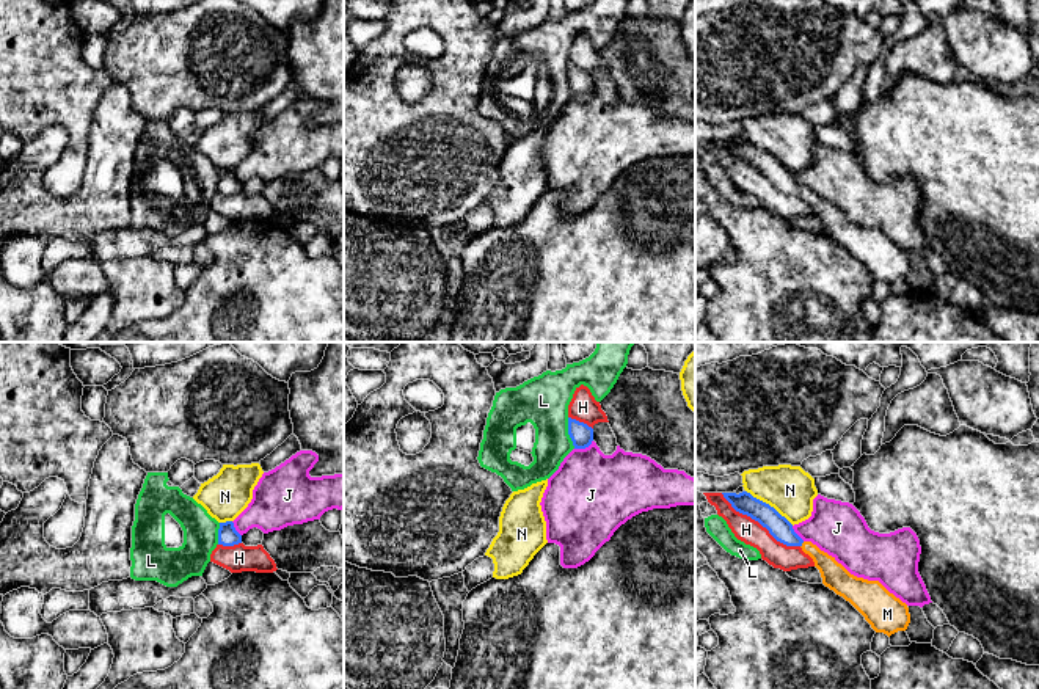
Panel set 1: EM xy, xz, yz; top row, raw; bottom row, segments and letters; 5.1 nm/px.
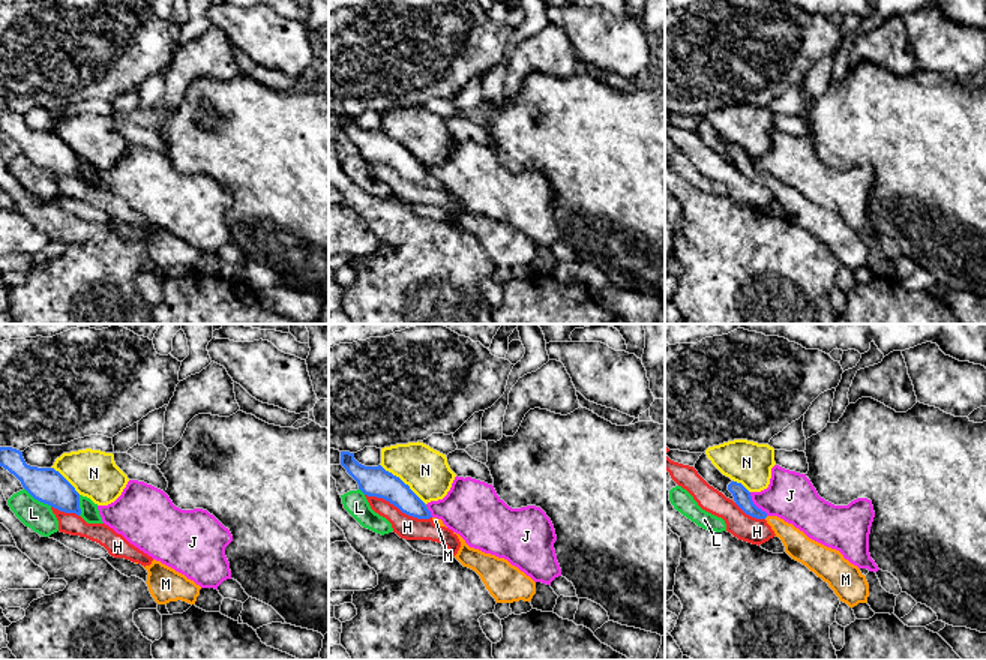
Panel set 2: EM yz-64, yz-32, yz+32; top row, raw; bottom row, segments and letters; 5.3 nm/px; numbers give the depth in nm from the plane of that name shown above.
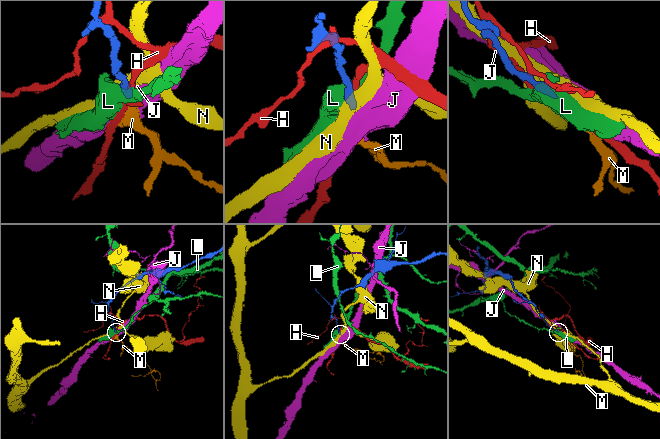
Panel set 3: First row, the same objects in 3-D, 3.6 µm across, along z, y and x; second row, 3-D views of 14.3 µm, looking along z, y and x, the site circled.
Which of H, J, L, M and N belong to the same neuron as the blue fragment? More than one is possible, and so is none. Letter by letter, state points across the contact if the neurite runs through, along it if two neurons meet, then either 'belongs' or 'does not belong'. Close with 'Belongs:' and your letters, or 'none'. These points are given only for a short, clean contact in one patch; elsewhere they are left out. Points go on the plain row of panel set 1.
H: does not belong
J: does not belong
L: along xz (567, 66), (567, 82), (575, 96) | does not belong
M: across yz (768, 165), (801, 193), (835, 225) | belongs
N: does not belong
Belongs: M

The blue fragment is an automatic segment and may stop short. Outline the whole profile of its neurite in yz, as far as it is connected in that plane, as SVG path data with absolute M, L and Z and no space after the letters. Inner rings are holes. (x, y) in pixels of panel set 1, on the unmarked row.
M722 141L731 155L758 170L769 182L786 195L800 195L819 218L822 232L849 250L871 273L876 281L888 286L906 279L910 262L906 251L890 242L879 229L868 229L851 223L835 206L821 199L811 190L804 190L793 173L769 152L753 146L750 141Z

